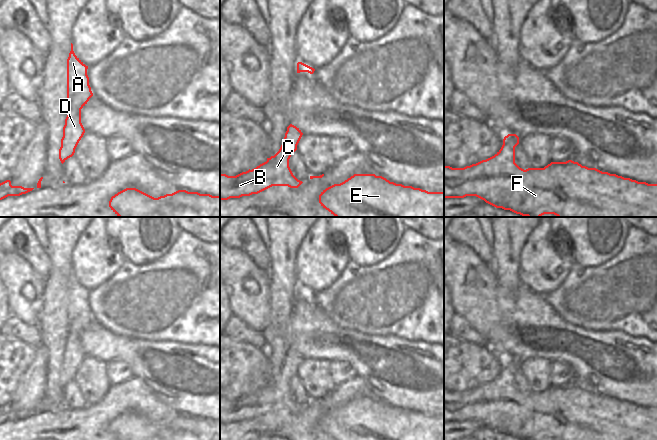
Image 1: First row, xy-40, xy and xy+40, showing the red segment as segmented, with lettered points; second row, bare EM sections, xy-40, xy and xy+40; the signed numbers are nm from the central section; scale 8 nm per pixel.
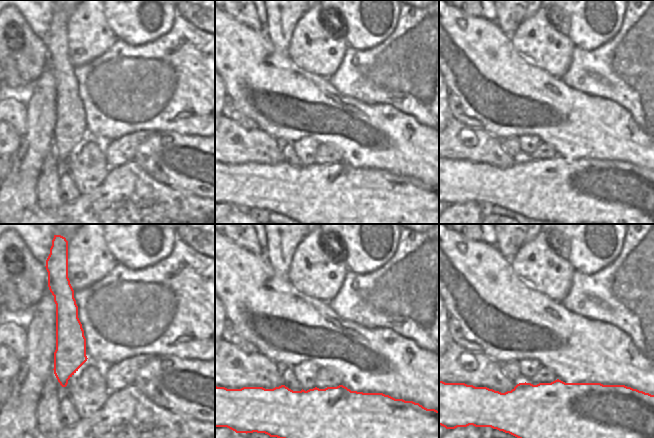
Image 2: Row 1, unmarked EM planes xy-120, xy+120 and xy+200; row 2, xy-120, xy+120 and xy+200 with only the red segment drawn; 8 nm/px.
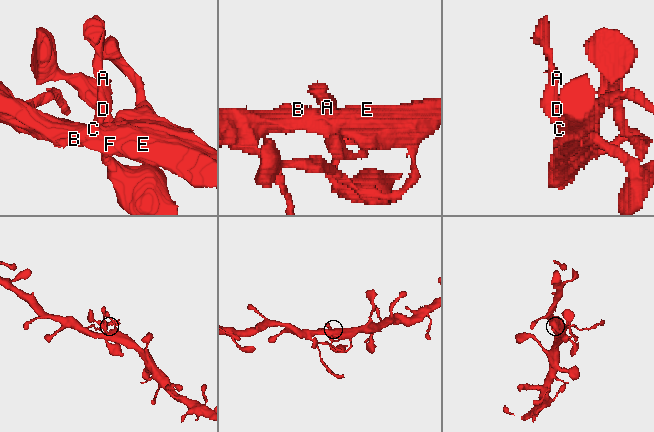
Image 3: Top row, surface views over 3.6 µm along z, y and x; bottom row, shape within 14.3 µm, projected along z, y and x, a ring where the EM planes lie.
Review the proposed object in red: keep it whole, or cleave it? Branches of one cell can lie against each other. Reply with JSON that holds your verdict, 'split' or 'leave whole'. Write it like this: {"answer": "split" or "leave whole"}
{"answer": "leave whole"}

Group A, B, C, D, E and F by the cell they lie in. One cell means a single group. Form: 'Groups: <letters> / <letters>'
Groups: A B C D E F

